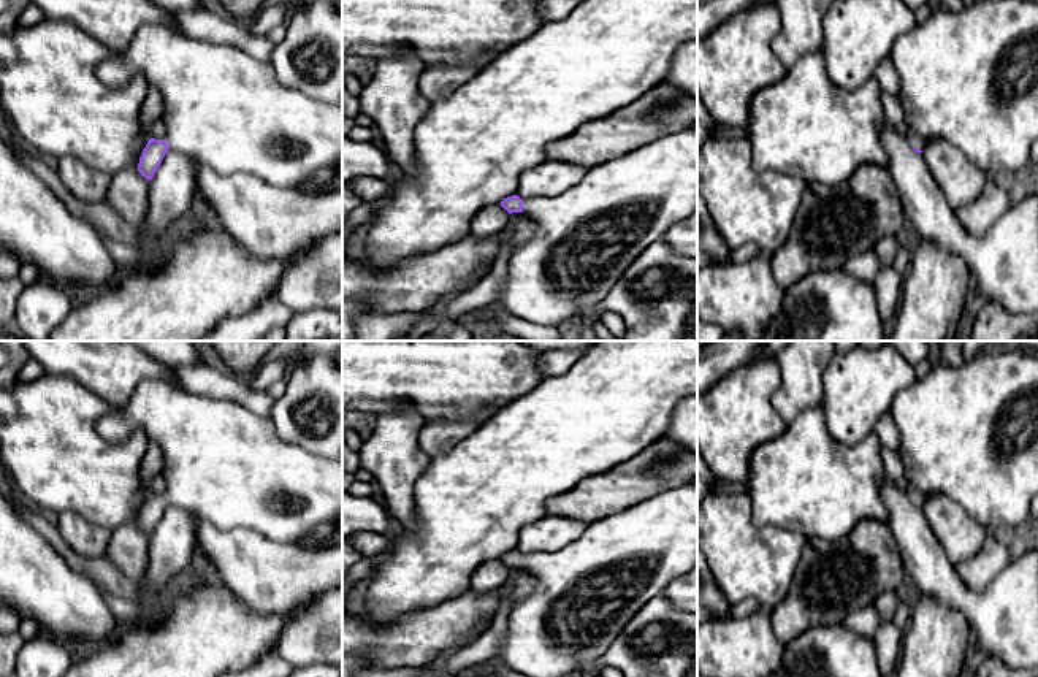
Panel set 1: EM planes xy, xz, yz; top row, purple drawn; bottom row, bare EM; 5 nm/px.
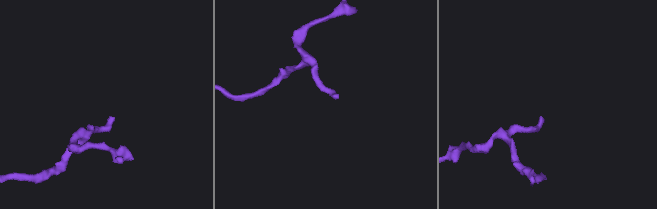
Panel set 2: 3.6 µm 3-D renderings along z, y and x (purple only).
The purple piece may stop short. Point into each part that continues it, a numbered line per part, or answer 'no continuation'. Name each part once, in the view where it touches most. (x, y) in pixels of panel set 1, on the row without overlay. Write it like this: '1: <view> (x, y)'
1: xz (585, 593)

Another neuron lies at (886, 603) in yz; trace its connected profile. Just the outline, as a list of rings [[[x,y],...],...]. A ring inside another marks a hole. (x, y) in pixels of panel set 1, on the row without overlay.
[[[886,591],[876,598],[875,606],[881,623],[892,622],[899,602],[895,591]]]

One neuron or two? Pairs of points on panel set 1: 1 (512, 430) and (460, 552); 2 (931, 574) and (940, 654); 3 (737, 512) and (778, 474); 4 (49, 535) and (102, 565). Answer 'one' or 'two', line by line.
1: one
2: two
3: two
4: one

